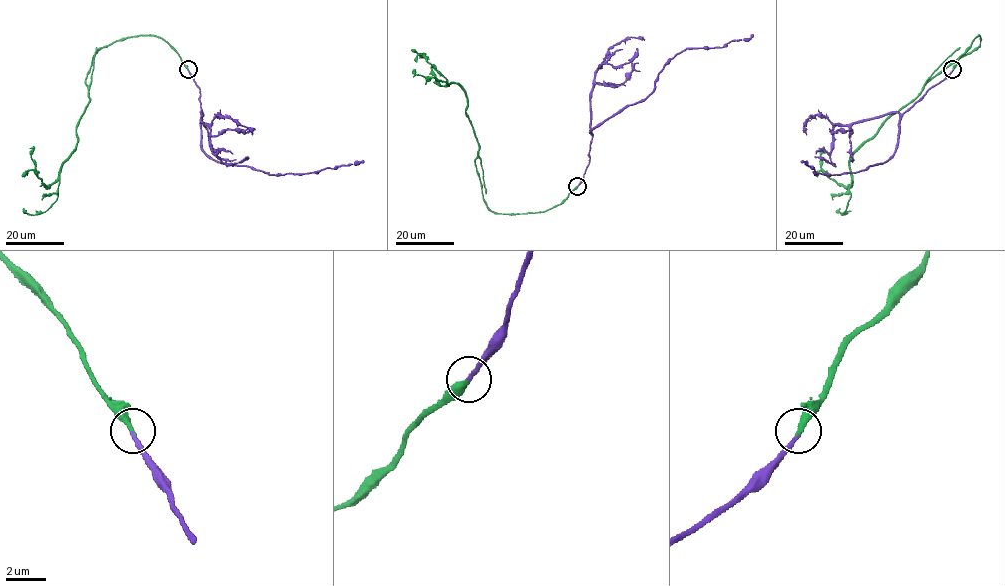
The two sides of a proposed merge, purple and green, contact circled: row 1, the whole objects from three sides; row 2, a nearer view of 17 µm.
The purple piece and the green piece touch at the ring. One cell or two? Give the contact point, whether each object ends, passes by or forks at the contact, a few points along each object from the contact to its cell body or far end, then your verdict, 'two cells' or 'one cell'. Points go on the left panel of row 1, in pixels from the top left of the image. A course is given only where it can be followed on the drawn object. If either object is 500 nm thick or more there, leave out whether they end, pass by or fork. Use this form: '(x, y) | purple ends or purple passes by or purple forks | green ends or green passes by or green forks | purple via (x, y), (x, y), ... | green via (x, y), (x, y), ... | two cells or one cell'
(188, 69) | purple ends | green ends | purple via (188, 69), (200, 91), (201, 147), (213, 159), (274, 175), (318, 172), (363, 161) | green via (188, 69), (161, 38), (115, 40), (93, 55), (76, 149), (51, 185), (36, 173), (34, 146) | one cell

